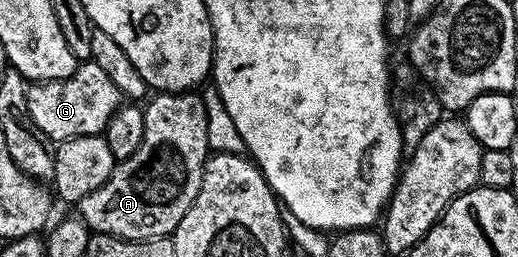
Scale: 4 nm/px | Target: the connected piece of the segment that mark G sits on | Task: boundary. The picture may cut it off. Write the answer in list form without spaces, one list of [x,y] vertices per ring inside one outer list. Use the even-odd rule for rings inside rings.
[[[93,62],[80,63],[72,76],[64,80],[32,83],[27,89],[27,101],[37,130],[51,142],[106,133],[107,124],[121,106],[117,86],[113,86],[109,74]]]

